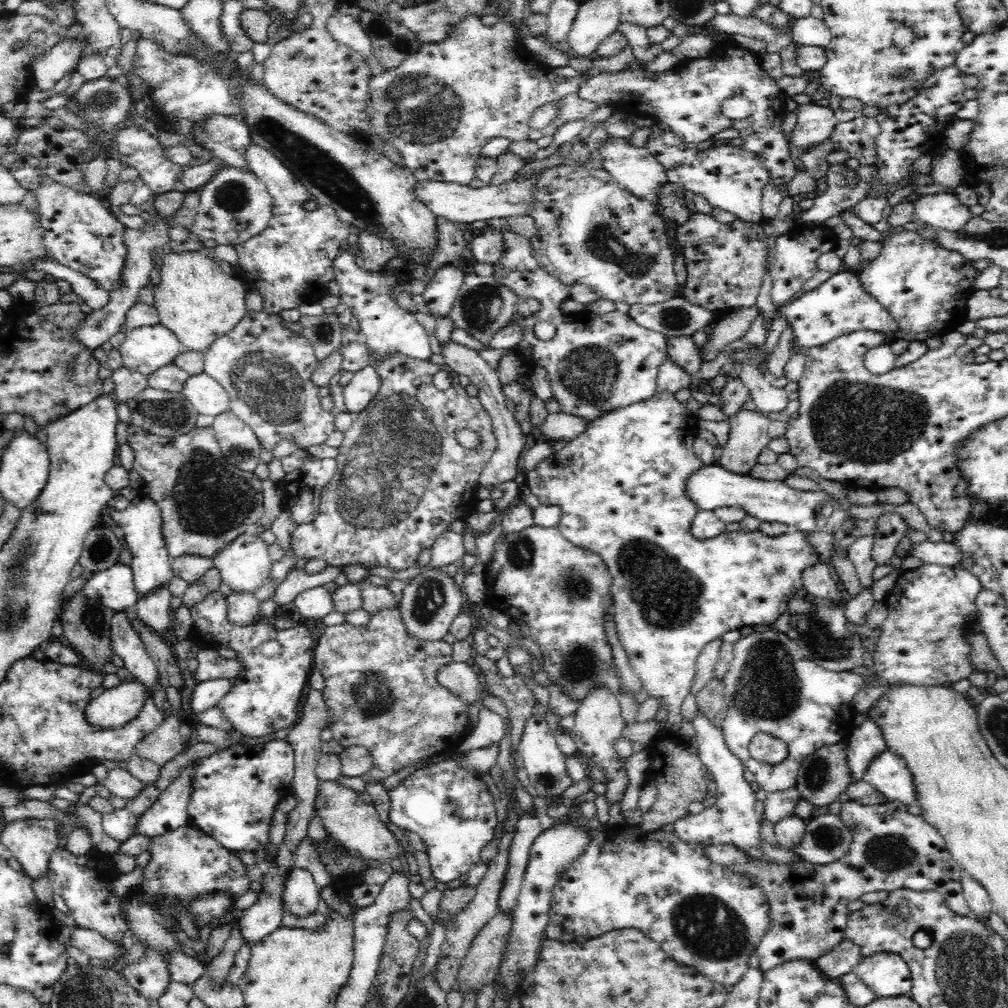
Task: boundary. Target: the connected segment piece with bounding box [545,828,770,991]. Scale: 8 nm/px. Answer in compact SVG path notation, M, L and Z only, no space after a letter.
M612 829L591 830L590 844L586 846L584 852L572 860L572 864L568 864L568 868L564 868L562 876L558 878L558 882L552 888L552 904L548 913L550 913L550 924L545 928L548 939L564 940L566 942L574 941L578 936L586 936L586 938L596 938L602 936L605 932L618 930L623 928L636 928L642 931L652 940L660 943L660 948L666 952L667 956L676 963L690 966L696 969L708 979L722 984L729 991L742 978L745 970L749 968L748 962L752 952L760 944L762 936L766 934L770 924L770 903L766 893L756 885L750 875L742 875L726 869L724 865L712 863L712 859L706 853L706 845L698 842L686 842L682 840L674 832L648 831L643 836L640 833L629 831L619 832Z

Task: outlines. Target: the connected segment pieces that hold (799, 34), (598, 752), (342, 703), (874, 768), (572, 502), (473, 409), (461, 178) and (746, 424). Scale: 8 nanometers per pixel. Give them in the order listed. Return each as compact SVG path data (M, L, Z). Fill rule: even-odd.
M811 15L792 21L790 26L792 36L798 45L822 47L831 42L832 33L824 19L818 19Z
M596 686L592 692L588 692L588 696L578 704L578 712L576 712L576 724L569 732L569 735L576 743L578 751L588 760L592 760L598 764L604 773L606 773L607 786L604 796L611 806L621 803L624 789L628 784L628 777L625 770L622 769L622 759L619 758L614 748L616 740L622 737L622 731L626 727L623 723L622 708L620 707L619 695L604 686Z
M398 606L392 608L380 608L378 612L373 613L368 624L364 626L356 626L348 621L342 624L329 626L325 628L324 634L319 638L316 648L313 648L313 668L318 668L320 674L325 679L326 687L324 688L323 698L326 702L329 718L327 719L327 727L333 733L333 740L342 745L344 748L352 746L364 746L372 756L372 769L365 772L361 778L364 782L381 783L388 776L392 776L398 770L408 766L409 764L420 762L433 755L454 751L464 740L465 736L470 733L469 722L469 705L464 703L456 694L451 693L443 685L436 681L436 673L439 668L446 666L453 660L451 645L442 640L418 640L412 638L405 629L402 615Z
M885 749L872 760L863 779L869 782L888 801L898 801L906 806L916 803L914 779L904 758Z
M657 391L648 400L629 404L624 408L617 408L588 422L584 432L581 432L574 440L569 440L561 450L551 453L537 464L533 470L527 473L525 479L525 492L531 492L534 496L537 496L540 504L558 505L562 509L560 522L556 526L562 536L576 546L597 552L606 563L607 569L612 575L610 587L613 599L612 617L616 621L616 631L618 631L620 645L626 651L628 663L630 663L637 680L640 680L646 693L660 700L660 703L668 711L668 720L662 725L661 733L674 736L679 734L681 721L684 719L681 714L681 707L683 700L690 692L694 678L697 676L696 662L702 649L709 642L720 638L730 630L740 629L744 626L754 627L757 624L772 625L784 612L788 611L788 600L792 600L796 596L796 591L803 587L803 572L807 570L808 566L820 563L820 557L816 555L816 549L812 549L812 545L808 543L806 533L802 531L786 533L782 536L768 536L760 529L754 532L739 529L734 533L724 531L722 535L715 536L710 540L698 540L692 535L690 526L698 508L686 493L687 481L696 470L706 465L702 463L702 459L698 458L696 451L693 449L693 440L698 436L698 429L697 414L688 409L686 403L680 403L672 393Z
M369 351L368 364L372 365L372 368L376 369L378 375L380 375L380 390L378 390L378 394L374 397L374 400L372 400L362 412L357 413L357 417L354 419L352 426L345 432L342 444L338 447L339 453L336 457L336 472L331 482L321 492L320 512L317 513L316 518L314 518L312 522L298 525L292 531L290 544L297 558L303 556L304 558L308 558L308 560L320 558L325 560L328 565L336 565L336 567L340 566L342 568L350 563L360 563L369 568L387 566L397 571L416 565L416 559L420 556L420 552L426 550L426 548L431 548L436 538L438 538L454 520L465 520L469 514L476 512L476 506L479 503L479 499L476 497L476 490L479 488L478 482L484 467L488 464L490 457L497 449L497 440L493 433L491 416L486 412L480 399L477 396L468 396L464 389L465 386L460 385L460 381L458 380L460 374L453 368L449 368L446 363L434 364L430 359L418 360L400 354L387 355L381 358ZM440 370L446 370L446 372L449 372L450 376L452 376L451 386L447 390L438 390L432 383L434 374L440 372ZM461 428L472 429L480 435L478 448L464 448L458 444L455 432ZM436 517L441 518L441 522L434 526L431 520Z
M464 16L450 33L440 42L422 43L420 50L407 56L395 69L372 76L368 84L368 115L376 126L378 134L395 146L403 156L403 164L419 181L444 181L462 185L474 180L477 160L481 148L490 139L507 138L509 141L538 140L553 135L562 124L572 120L588 118L599 106L598 103L582 100L577 95L580 84L589 75L564 77L554 74L550 65L530 54L512 30L512 24L500 18L493 26L480 21L481 16ZM554 103L558 105L558 116L544 128L530 128L528 121L540 106Z
M748 405L727 421L729 436L718 464L730 472L748 476L758 464L760 450L771 440L768 437L771 420Z

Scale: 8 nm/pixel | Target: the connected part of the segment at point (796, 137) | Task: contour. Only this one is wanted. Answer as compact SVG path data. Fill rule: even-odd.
M811 100L809 103L799 105L797 108L797 125L793 130L793 135L789 144L795 144L796 148L802 150L803 153L811 151L815 146L823 143L832 134L832 129L839 123L835 117L834 111L829 105L819 105Z

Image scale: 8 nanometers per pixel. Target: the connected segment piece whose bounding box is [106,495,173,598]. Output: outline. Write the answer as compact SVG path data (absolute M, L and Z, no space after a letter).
M139 495L132 499L124 510L109 511L106 515L110 523L117 528L122 542L130 551L131 561L128 565L132 569L135 589L139 598L160 588L162 584L168 584L173 577L173 568L169 563L171 556L165 545L162 517L156 503L147 496Z

